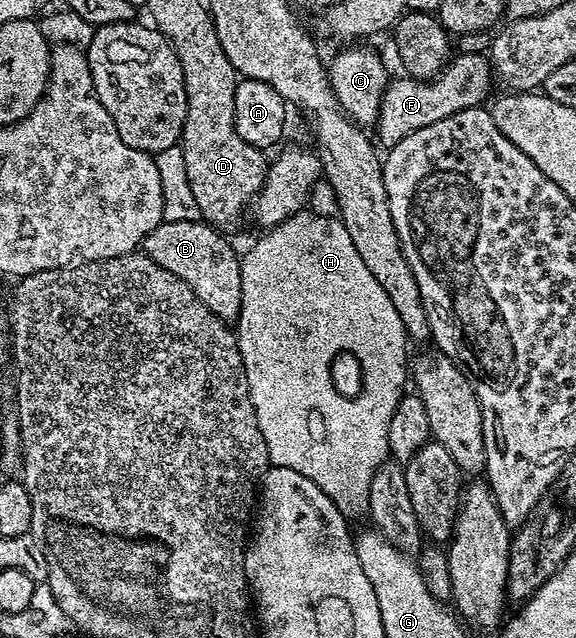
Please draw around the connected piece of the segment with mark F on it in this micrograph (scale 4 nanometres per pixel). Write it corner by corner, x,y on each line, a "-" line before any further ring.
455,53
435,78
401,77
395,82
394,79
387,81
386,91
378,109
377,141
379,143
382,141
383,147
386,148
400,144
404,136
420,128
428,128
428,124
436,124
436,120
444,120
444,116
452,116
473,106
482,106
491,97
492,67
485,53
474,55

